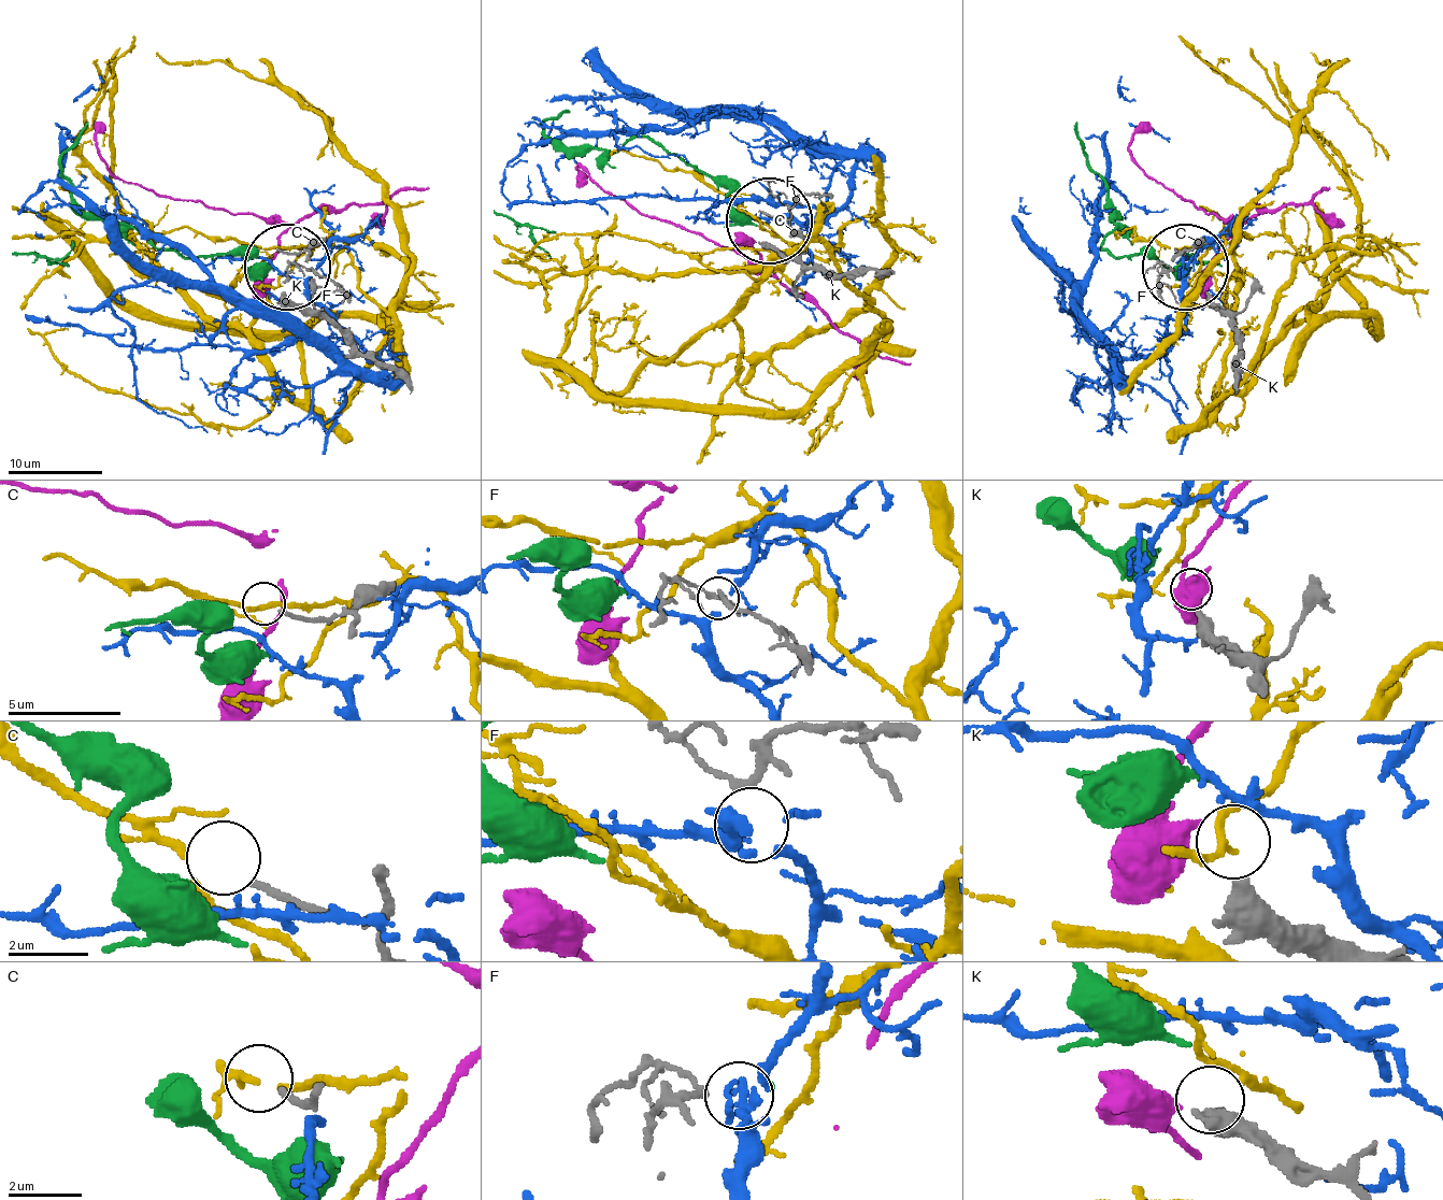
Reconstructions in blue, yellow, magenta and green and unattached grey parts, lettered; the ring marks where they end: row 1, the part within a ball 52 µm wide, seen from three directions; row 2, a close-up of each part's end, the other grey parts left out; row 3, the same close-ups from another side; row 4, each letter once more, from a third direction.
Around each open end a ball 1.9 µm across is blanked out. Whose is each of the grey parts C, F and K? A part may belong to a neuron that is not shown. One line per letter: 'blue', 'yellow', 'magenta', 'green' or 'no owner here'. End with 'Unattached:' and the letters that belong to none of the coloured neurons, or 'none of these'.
C: no owner here
F: blue
K: no owner here
Unattached: C, K

